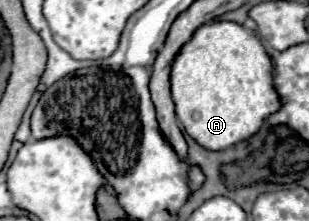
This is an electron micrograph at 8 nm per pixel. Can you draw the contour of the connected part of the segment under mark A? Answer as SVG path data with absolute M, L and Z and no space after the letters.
M235 22L199 26L171 66L177 120L207 150L223 150L253 136L263 120L279 108L271 66L265 46L245 26Z

